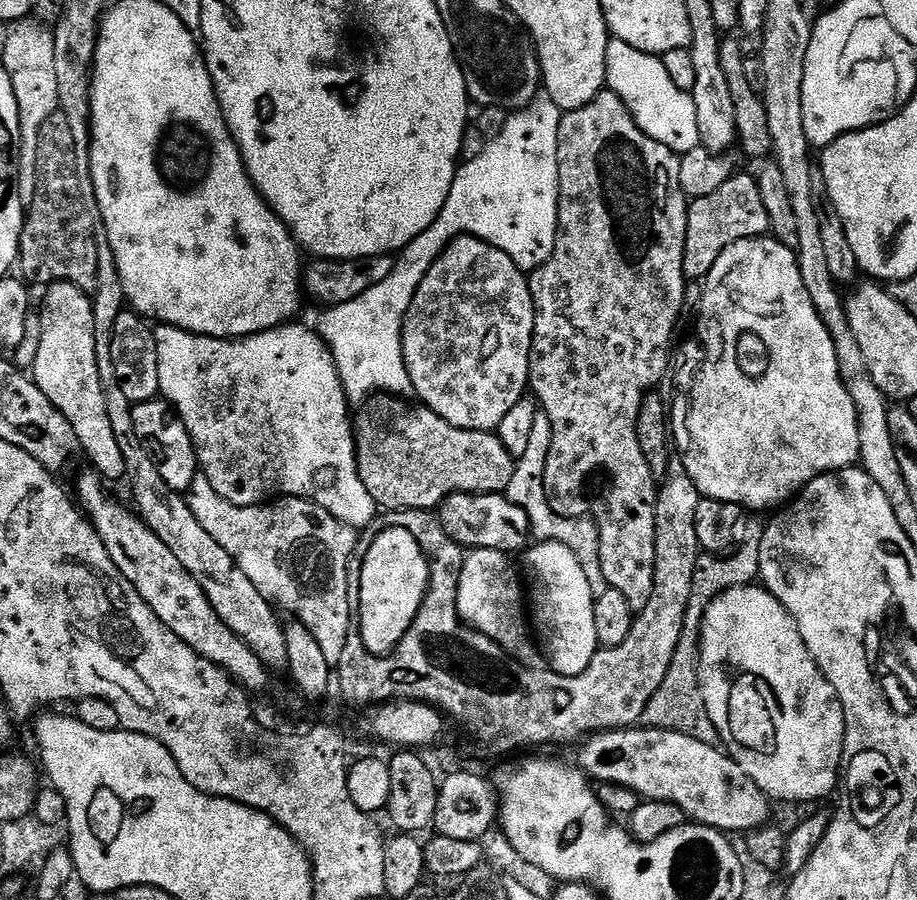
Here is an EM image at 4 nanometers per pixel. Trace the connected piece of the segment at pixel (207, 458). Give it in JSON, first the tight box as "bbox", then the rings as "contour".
{"bbox":[154,322,378,530],"contour":[[[289,322],[279,328],[271,328],[253,336],[241,336],[235,340],[219,340],[213,336],[196,336],[181,328],[160,326],[154,332],[156,338],[156,353],[158,354],[158,382],[160,383],[160,396],[175,408],[176,413],[182,418],[186,430],[192,439],[196,451],[196,463],[199,471],[208,479],[210,486],[226,502],[234,506],[252,508],[256,504],[263,504],[273,498],[297,496],[300,500],[308,500],[311,504],[322,506],[338,522],[346,526],[363,530],[378,515],[378,506],[374,498],[370,498],[370,490],[362,482],[356,465],[356,438],[354,435],[354,420],[348,416],[350,401],[344,393],[340,375],[336,369],[334,358],[319,331],[303,328],[300,322]]]}

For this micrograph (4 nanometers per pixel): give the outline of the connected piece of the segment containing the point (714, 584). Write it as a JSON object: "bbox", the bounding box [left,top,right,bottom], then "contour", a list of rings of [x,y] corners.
{"bbox":[642,514,765,744],"contour":[[[742,514],[738,518],[738,527],[734,529],[734,538],[732,539],[732,549],[727,554],[701,554],[696,557],[694,582],[690,590],[690,606],[686,606],[686,614],[682,622],[682,638],[678,638],[678,650],[674,650],[674,658],[670,658],[670,670],[666,670],[666,678],[662,678],[662,686],[658,686],[654,698],[650,698],[650,702],[646,706],[642,721],[643,727],[674,730],[678,734],[698,738],[698,742],[720,744],[720,735],[714,722],[710,722],[710,714],[706,710],[706,702],[702,698],[702,690],[700,689],[700,627],[710,602],[714,602],[714,598],[718,598],[718,594],[731,588],[741,588],[742,585],[753,583],[759,577],[760,547],[762,546],[765,521],[759,520],[756,516],[759,515]]]}

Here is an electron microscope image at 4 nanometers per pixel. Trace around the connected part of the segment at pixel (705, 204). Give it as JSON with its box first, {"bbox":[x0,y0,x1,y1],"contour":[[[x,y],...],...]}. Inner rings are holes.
{"bbox":[684,174,769,281],"contour":[[[733,174],[729,180],[722,182],[722,186],[718,186],[718,190],[714,190],[714,194],[695,197],[689,203],[686,246],[684,247],[690,248],[690,254],[684,254],[684,270],[689,281],[703,281],[708,271],[714,266],[714,262],[718,262],[722,250],[726,250],[726,246],[739,240],[754,240],[763,237],[769,231],[768,216],[765,207],[762,206],[757,177],[752,174],[751,176],[740,175]]]}

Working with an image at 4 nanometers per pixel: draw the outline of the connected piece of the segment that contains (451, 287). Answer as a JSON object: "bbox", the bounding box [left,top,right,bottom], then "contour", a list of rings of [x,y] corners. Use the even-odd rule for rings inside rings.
{"bbox":[402,236,534,434],"contour":[[[459,236],[454,238],[444,249],[442,254],[430,266],[426,278],[422,278],[422,286],[414,294],[410,302],[410,310],[406,310],[406,318],[402,326],[402,354],[406,362],[406,370],[410,374],[412,392],[420,395],[419,403],[434,413],[441,421],[449,424],[449,429],[459,430],[464,434],[492,434],[499,429],[502,418],[506,418],[507,412],[512,409],[519,400],[525,399],[529,391],[528,371],[532,361],[532,335],[534,334],[534,302],[532,291],[528,285],[529,277],[519,268],[502,250],[487,244],[485,240],[479,240],[477,236]]]}

